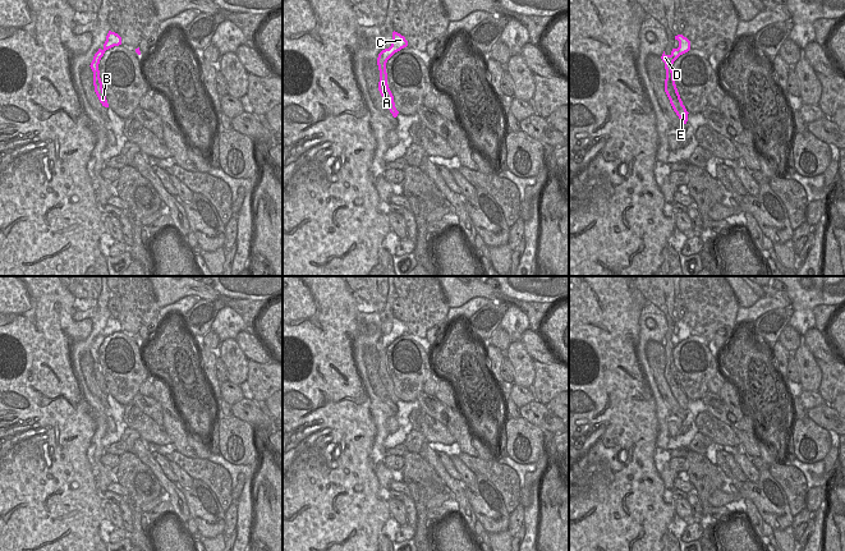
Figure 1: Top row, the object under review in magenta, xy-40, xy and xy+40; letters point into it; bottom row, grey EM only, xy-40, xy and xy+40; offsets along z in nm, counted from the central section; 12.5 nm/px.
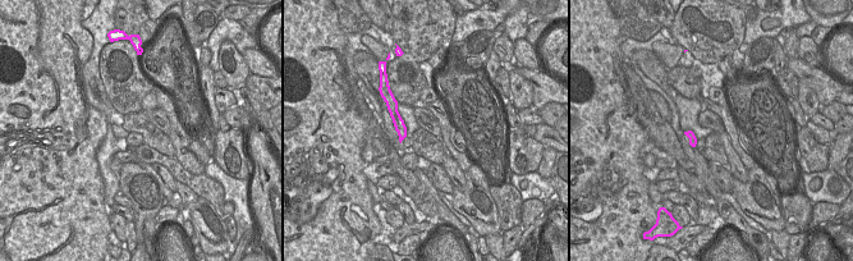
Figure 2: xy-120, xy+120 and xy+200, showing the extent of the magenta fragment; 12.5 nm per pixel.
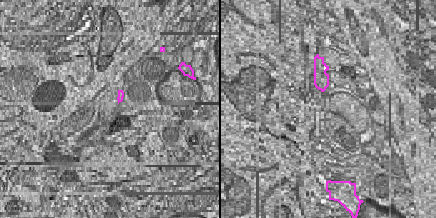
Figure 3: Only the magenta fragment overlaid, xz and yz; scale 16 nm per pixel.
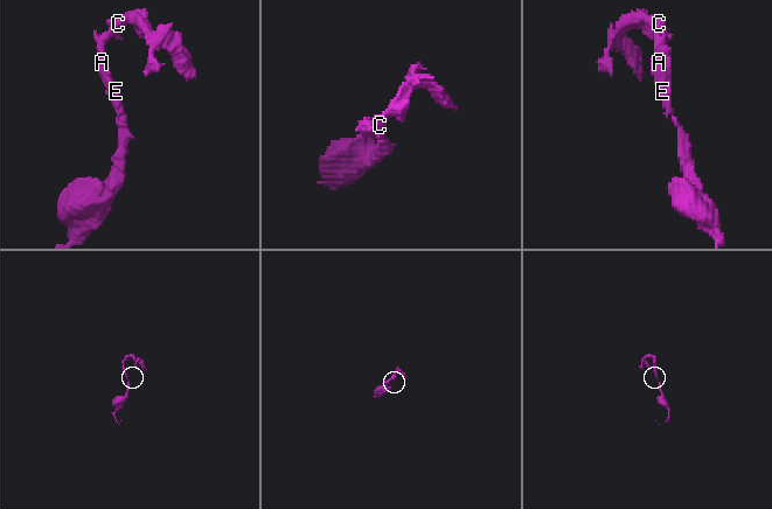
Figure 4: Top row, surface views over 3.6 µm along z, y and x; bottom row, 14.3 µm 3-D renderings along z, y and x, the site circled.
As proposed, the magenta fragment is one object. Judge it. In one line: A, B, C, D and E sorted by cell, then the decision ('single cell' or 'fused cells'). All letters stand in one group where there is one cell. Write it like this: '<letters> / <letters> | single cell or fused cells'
A B E / C D | fused cells

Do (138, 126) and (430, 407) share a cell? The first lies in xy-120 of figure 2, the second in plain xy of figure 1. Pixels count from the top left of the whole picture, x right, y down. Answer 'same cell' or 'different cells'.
different cells

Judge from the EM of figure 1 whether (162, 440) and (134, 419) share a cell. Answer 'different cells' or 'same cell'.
same cell

